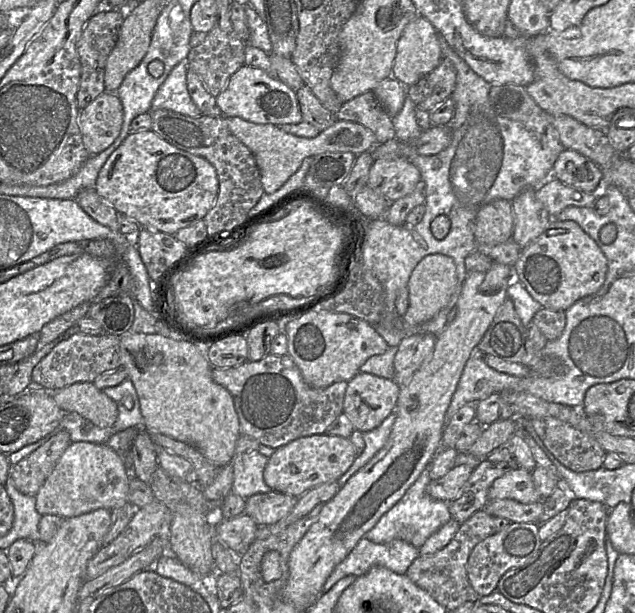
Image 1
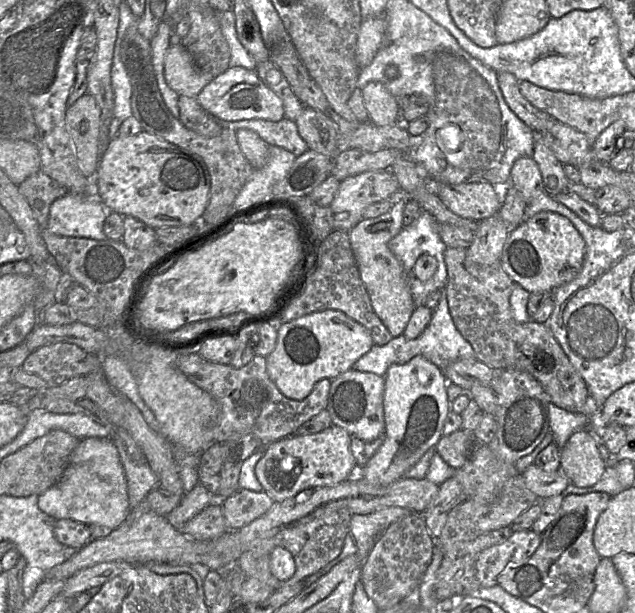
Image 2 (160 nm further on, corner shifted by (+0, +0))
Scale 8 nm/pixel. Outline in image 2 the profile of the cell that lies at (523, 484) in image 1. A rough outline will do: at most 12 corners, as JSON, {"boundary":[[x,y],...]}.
{"boundary":[[534,463],[520,473],[539,499],[561,495],[569,479]]}

